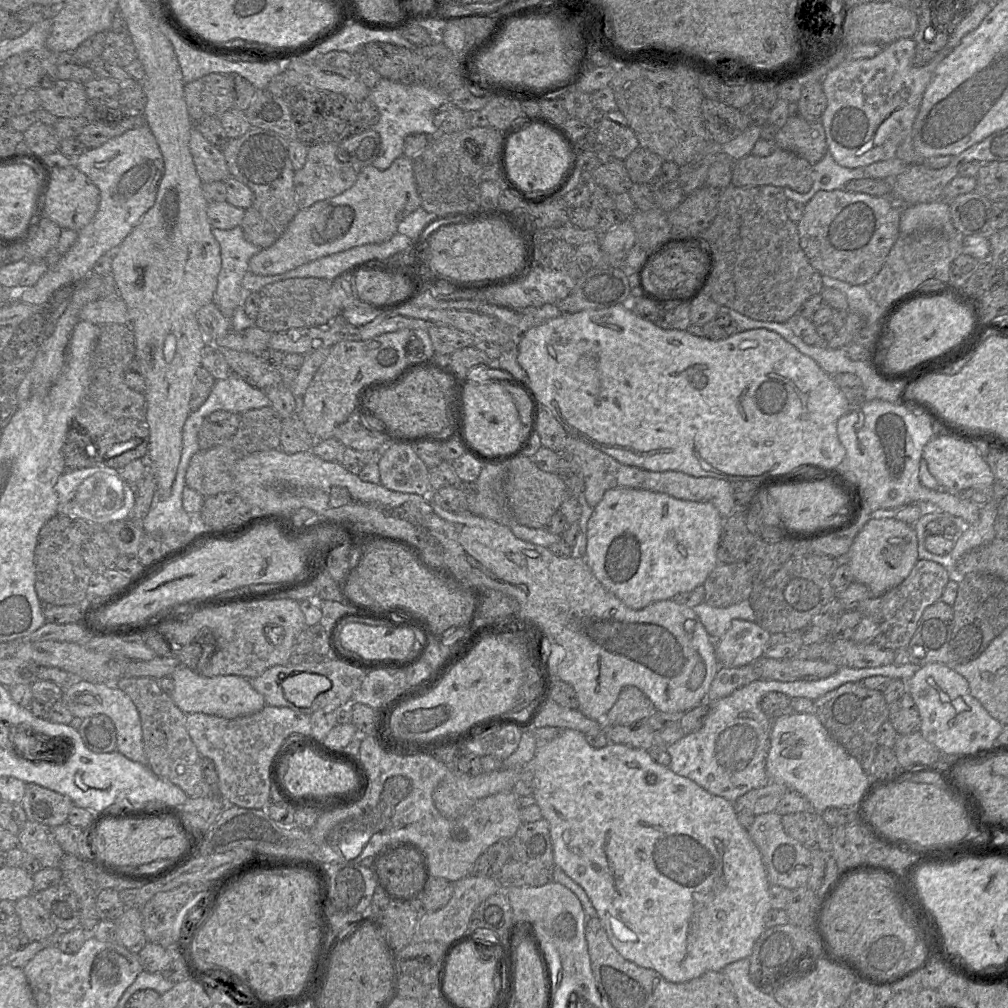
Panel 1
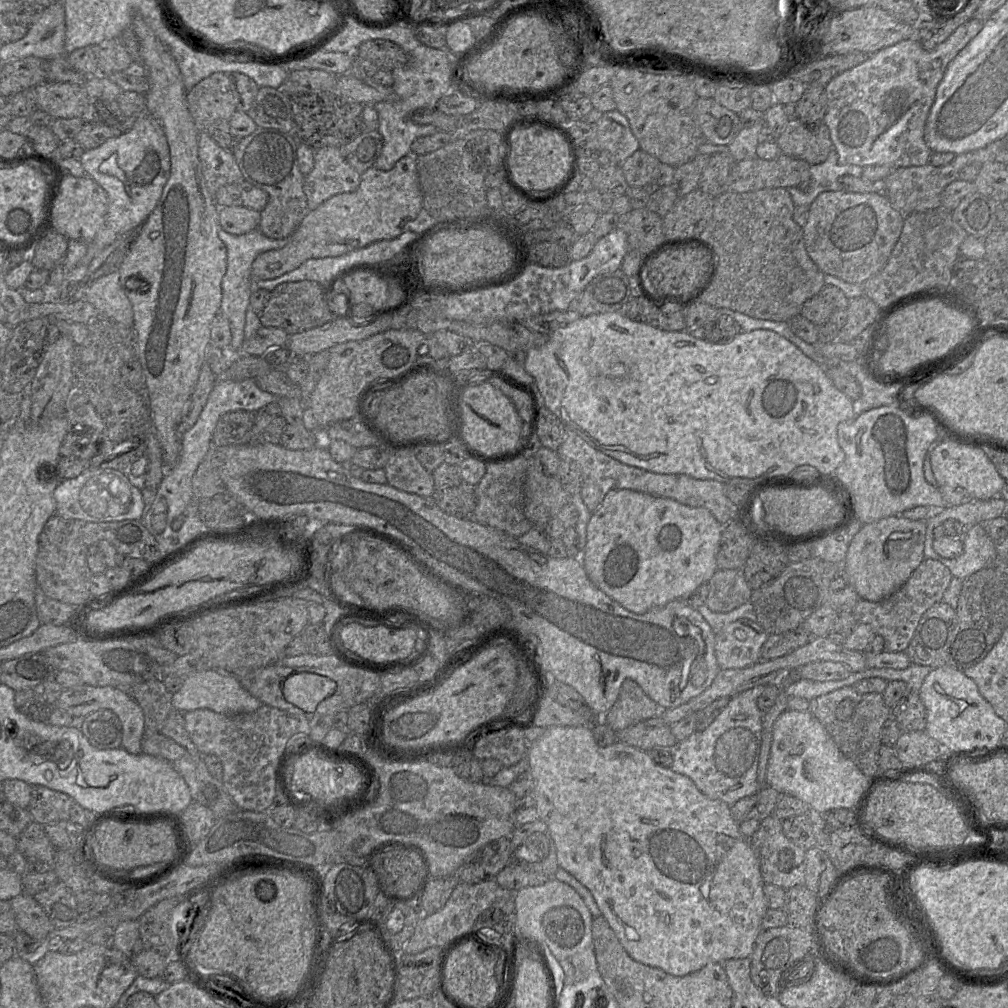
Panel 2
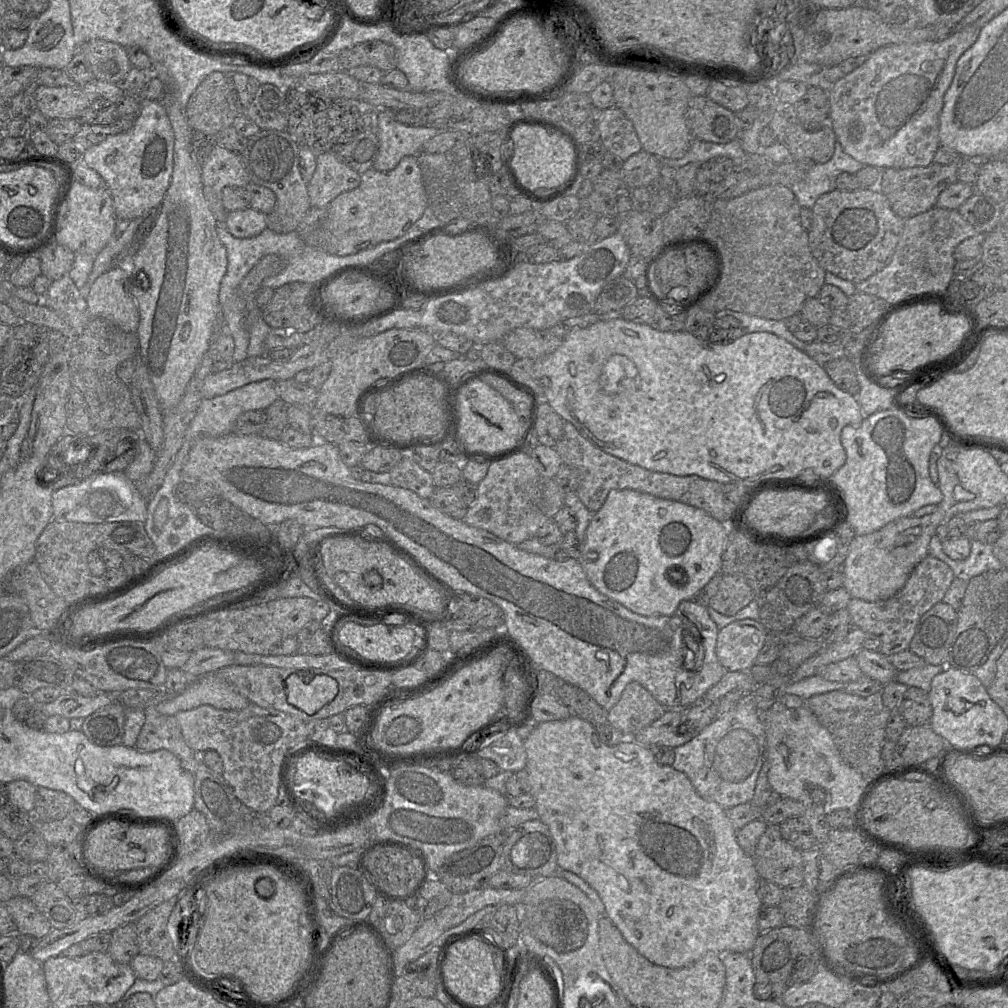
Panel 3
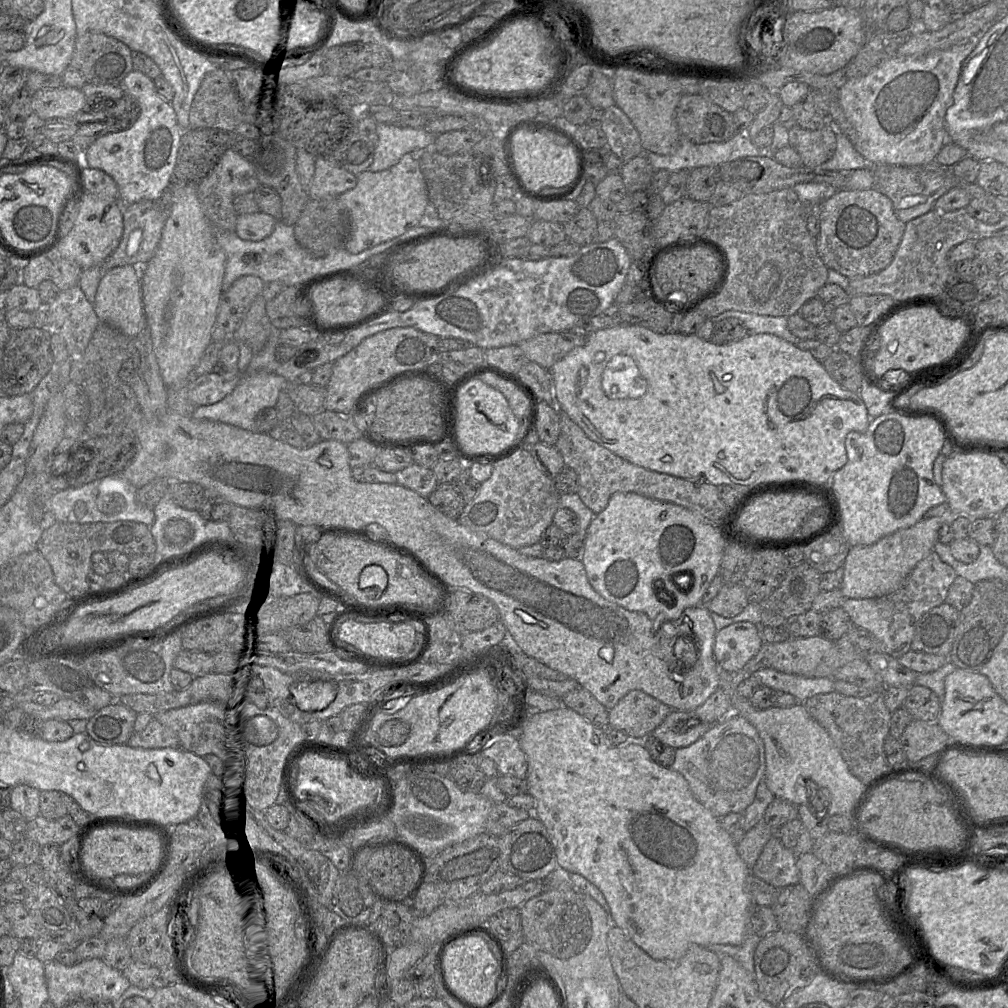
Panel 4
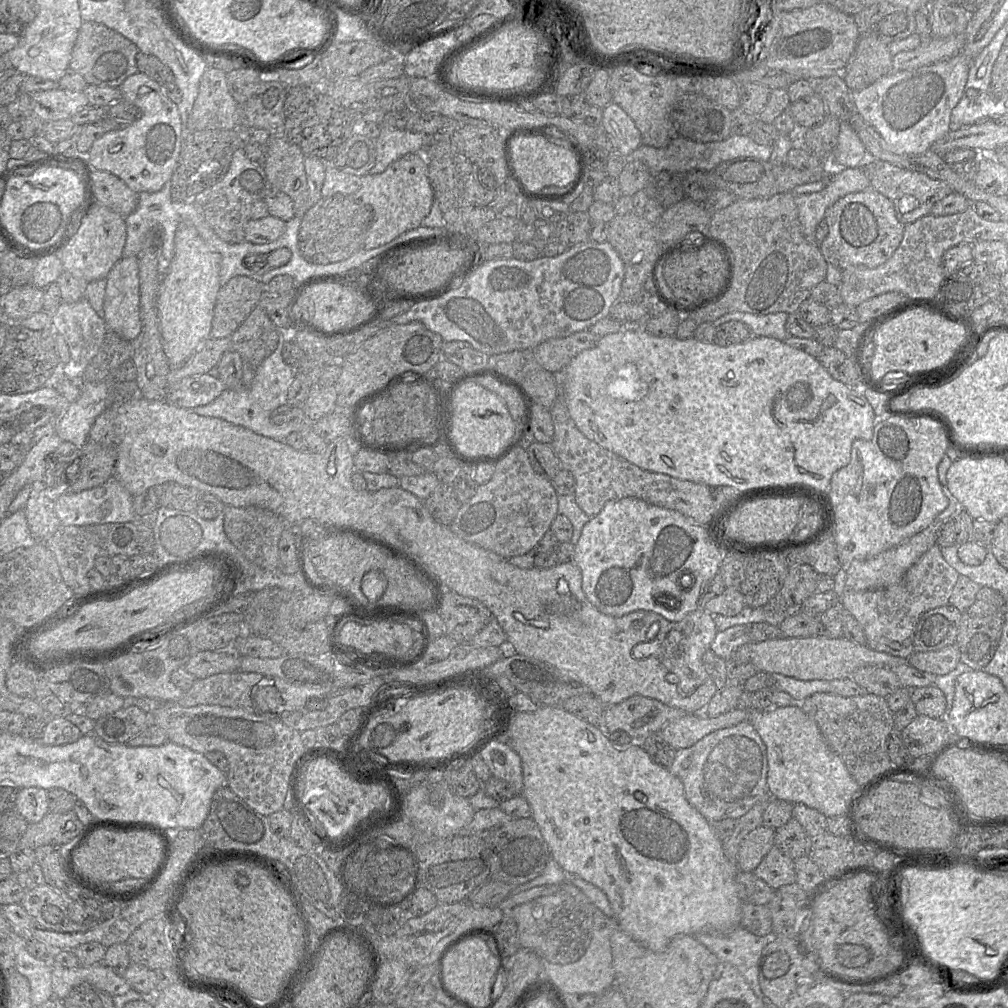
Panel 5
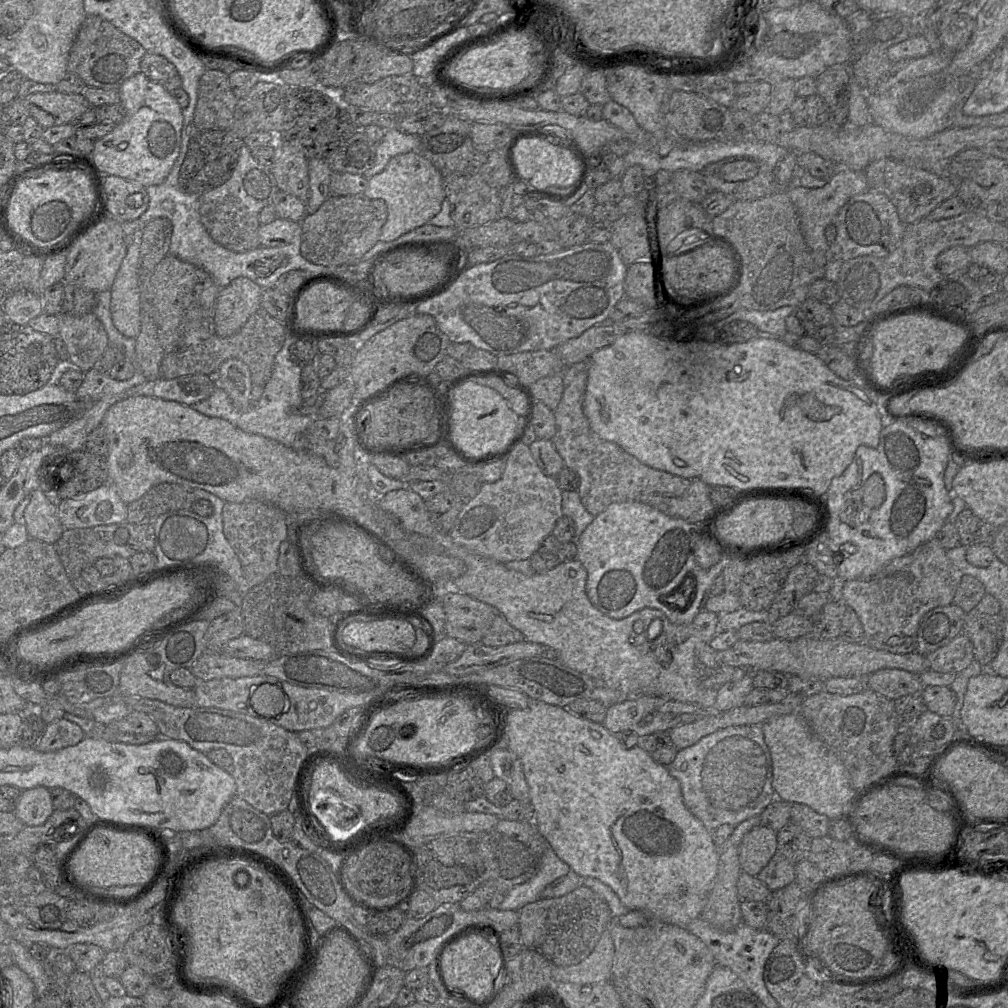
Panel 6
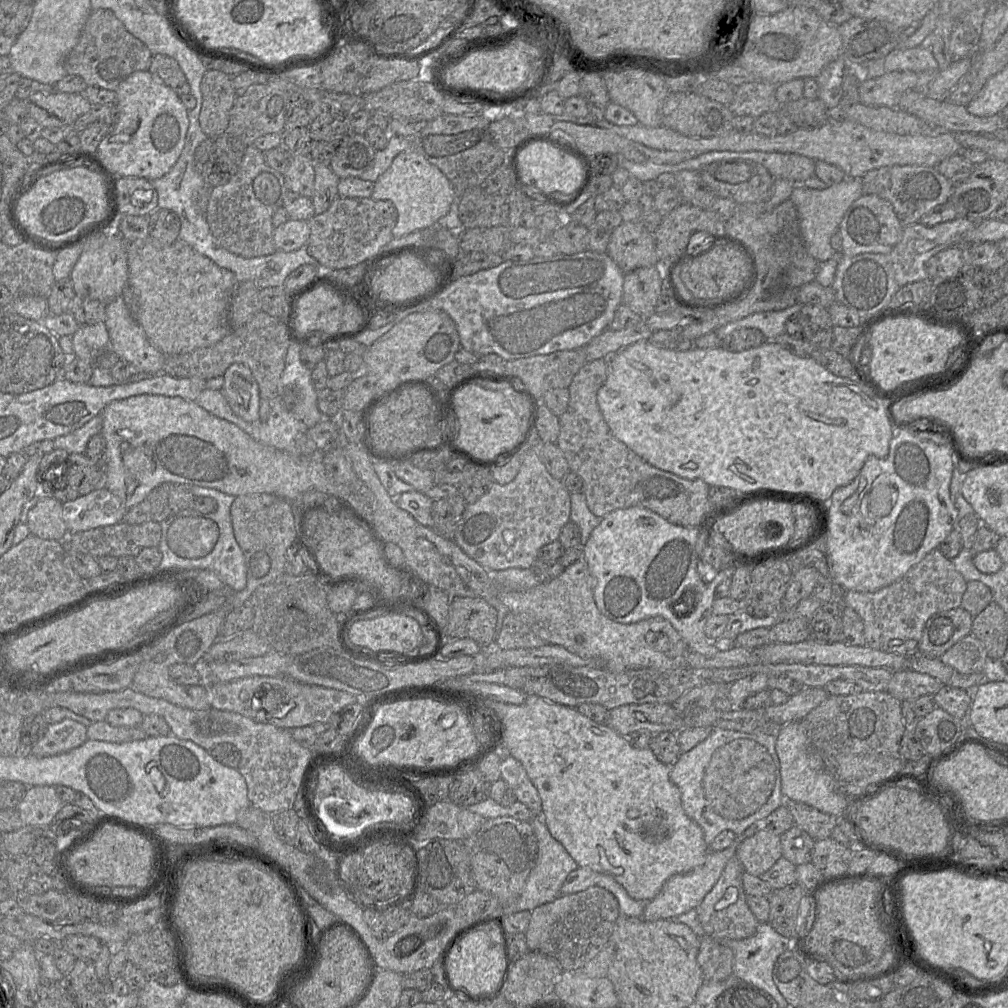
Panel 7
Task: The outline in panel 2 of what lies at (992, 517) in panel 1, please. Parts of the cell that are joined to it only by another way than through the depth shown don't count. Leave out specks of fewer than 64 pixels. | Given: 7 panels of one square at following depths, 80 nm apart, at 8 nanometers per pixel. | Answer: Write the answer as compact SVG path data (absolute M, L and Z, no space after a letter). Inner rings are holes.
M983 524L968 527L962 537L963 553L954 559L943 558L933 549L933 529L926 529L924 558L942 563L954 578L964 580L977 571L998 563L996 544L988 536Z

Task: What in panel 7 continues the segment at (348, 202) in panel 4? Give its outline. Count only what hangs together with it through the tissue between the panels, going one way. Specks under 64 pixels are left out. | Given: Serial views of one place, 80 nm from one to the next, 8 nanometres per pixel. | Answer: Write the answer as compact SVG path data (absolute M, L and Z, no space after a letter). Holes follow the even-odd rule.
M415 149L399 153L388 169L374 182L371 197L392 207L396 215L393 239L399 239L411 232L436 227L455 201L455 191L447 177Z

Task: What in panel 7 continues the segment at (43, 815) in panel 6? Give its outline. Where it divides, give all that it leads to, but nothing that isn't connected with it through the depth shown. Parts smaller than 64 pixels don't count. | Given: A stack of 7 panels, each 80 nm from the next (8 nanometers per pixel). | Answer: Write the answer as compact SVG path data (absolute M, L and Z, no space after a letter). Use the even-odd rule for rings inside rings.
M37 785L28 786L16 809L24 825L47 827L63 805L54 786Z

